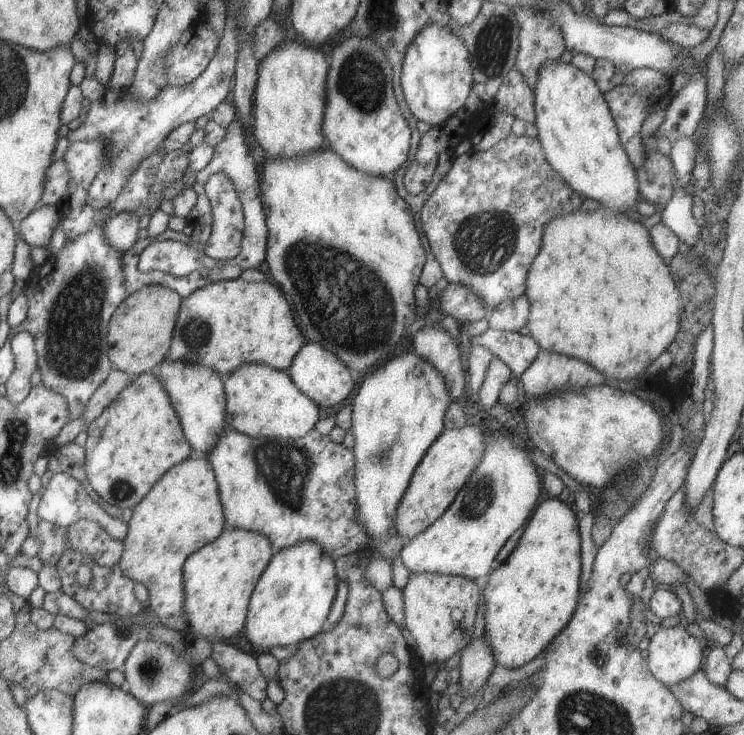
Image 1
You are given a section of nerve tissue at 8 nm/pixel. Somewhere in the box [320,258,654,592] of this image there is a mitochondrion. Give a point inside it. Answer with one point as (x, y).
(479, 497)

